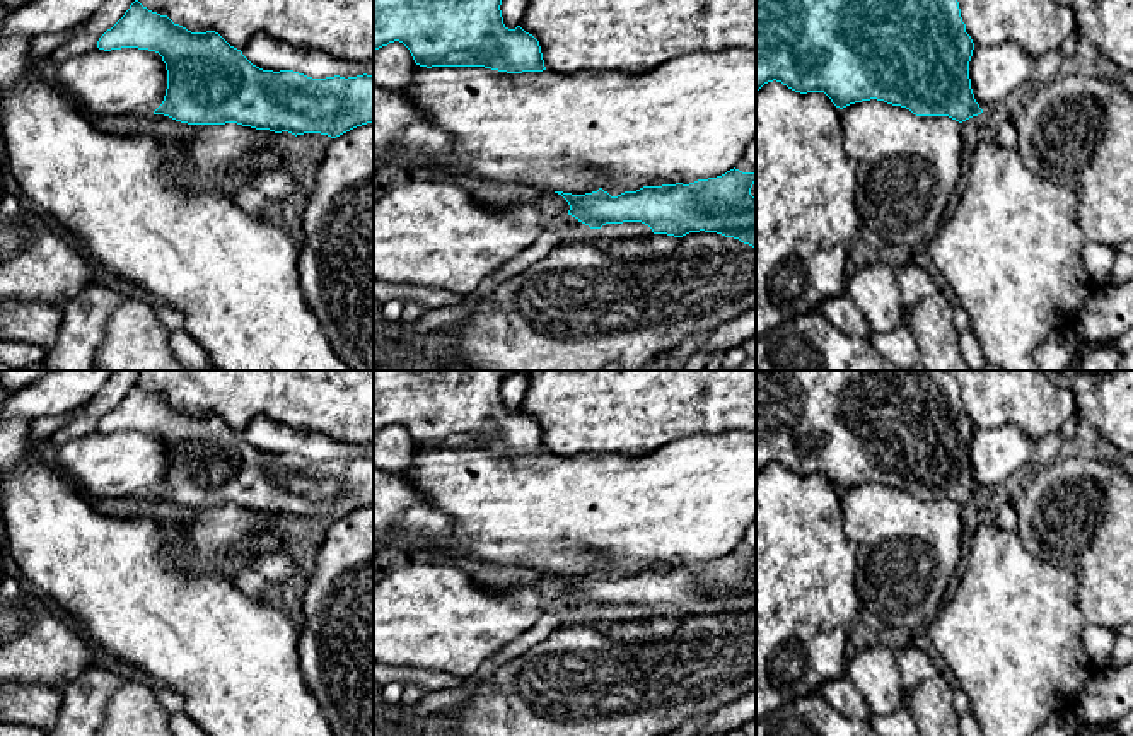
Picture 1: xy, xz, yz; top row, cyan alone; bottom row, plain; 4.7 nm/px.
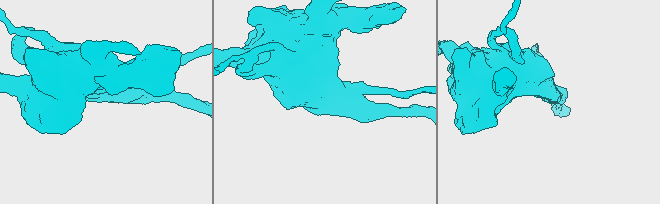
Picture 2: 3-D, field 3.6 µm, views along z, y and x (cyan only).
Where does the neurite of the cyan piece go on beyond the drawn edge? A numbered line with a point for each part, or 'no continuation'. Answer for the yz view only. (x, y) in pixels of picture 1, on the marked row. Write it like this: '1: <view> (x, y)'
no continuation

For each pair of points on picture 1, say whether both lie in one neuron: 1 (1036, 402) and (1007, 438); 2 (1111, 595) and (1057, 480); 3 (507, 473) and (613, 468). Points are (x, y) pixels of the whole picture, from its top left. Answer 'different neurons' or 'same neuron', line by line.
1: different neurons
2: same neuron
3: same neuron

